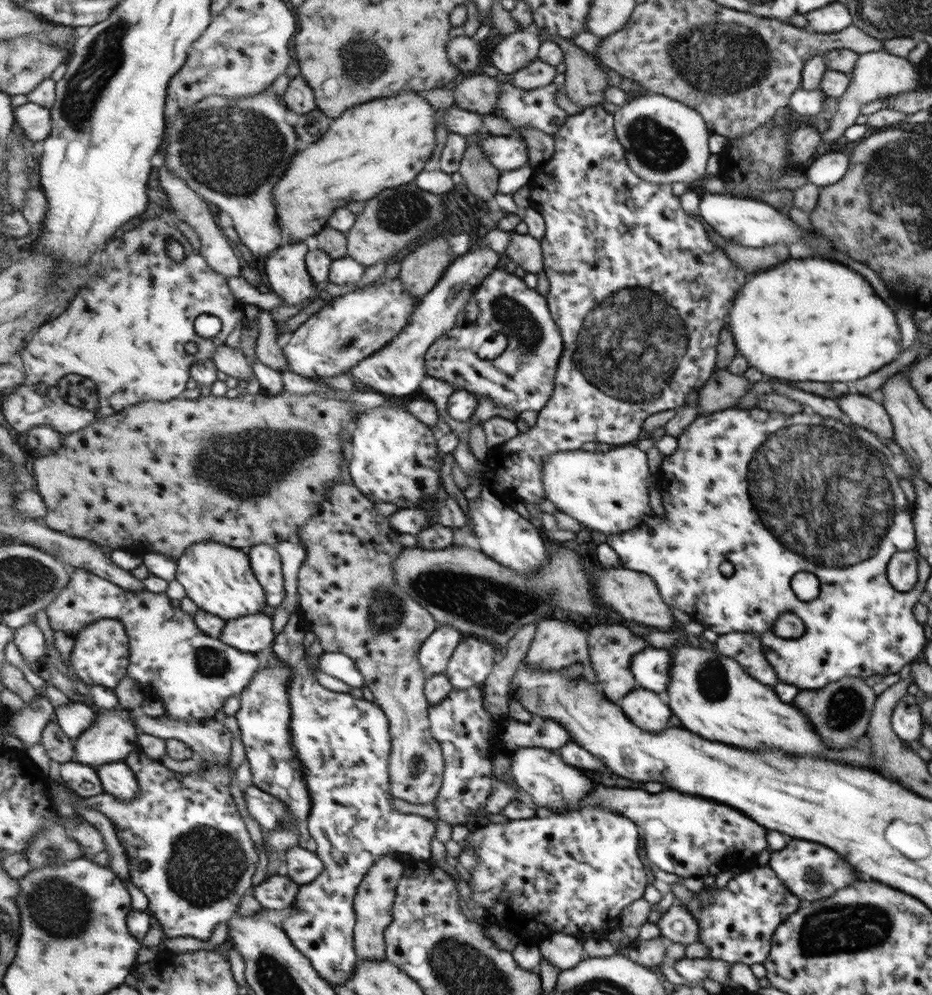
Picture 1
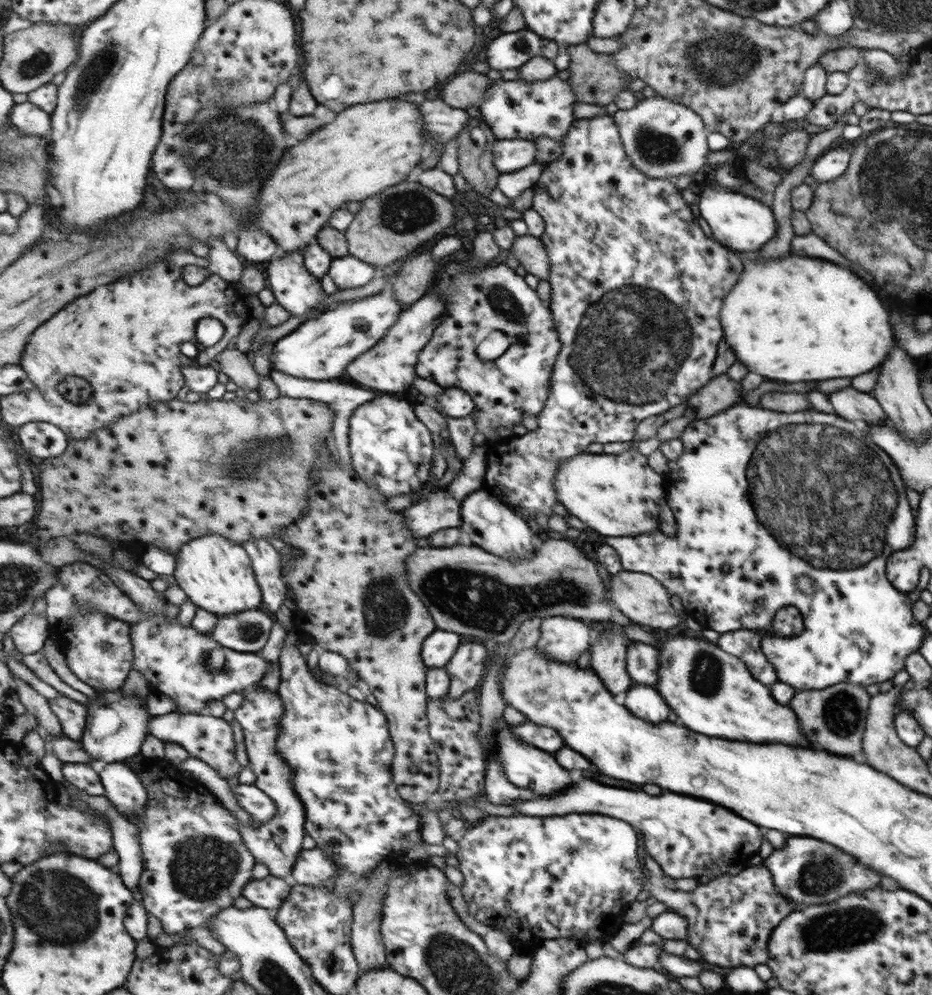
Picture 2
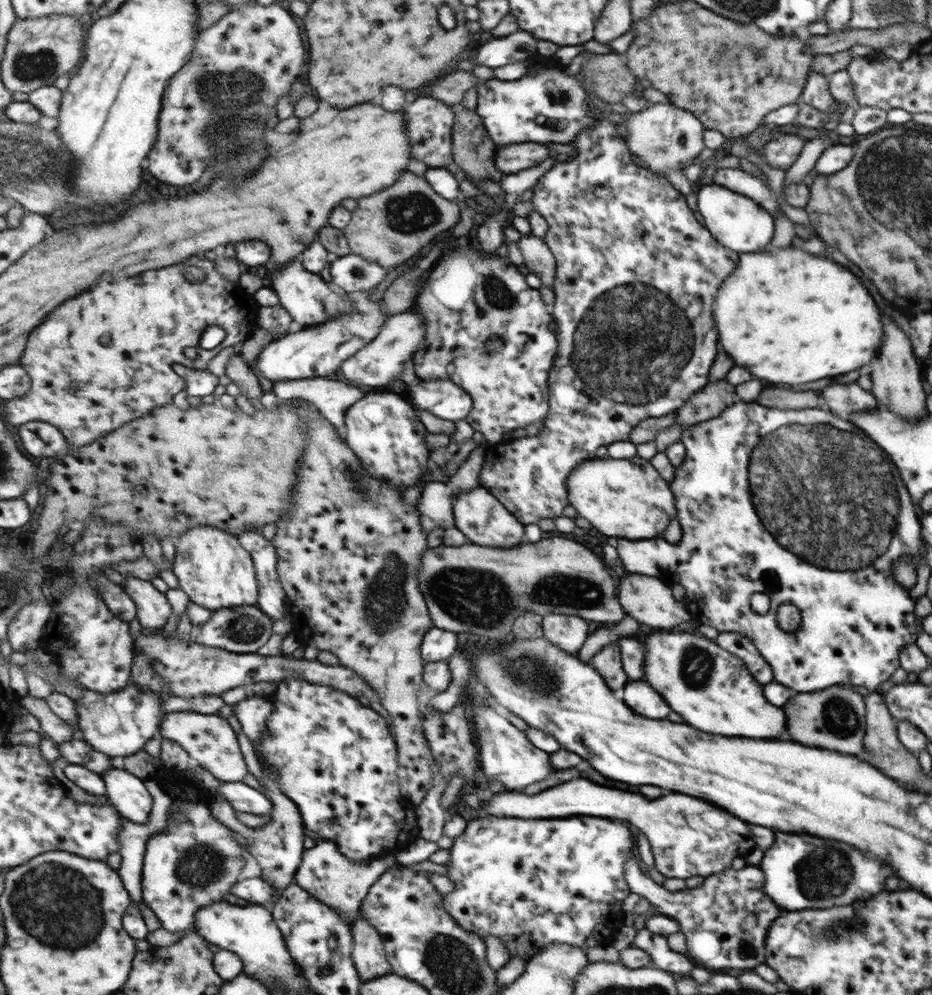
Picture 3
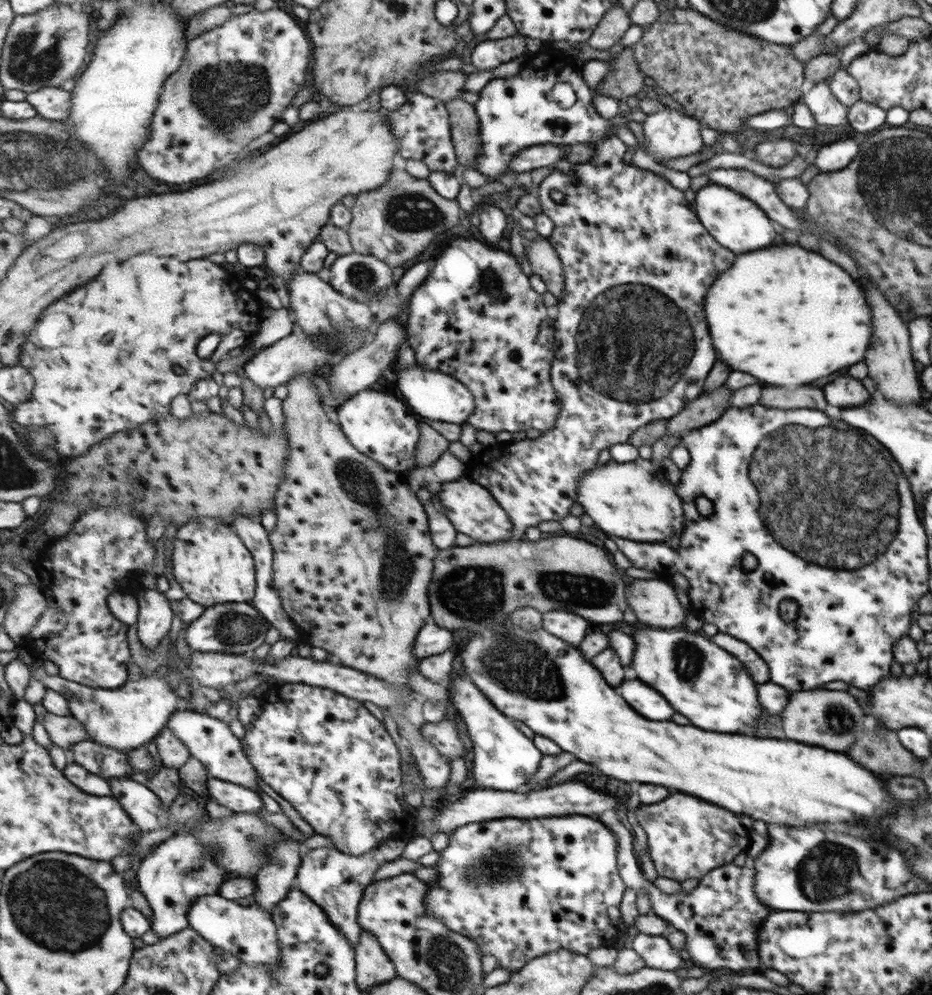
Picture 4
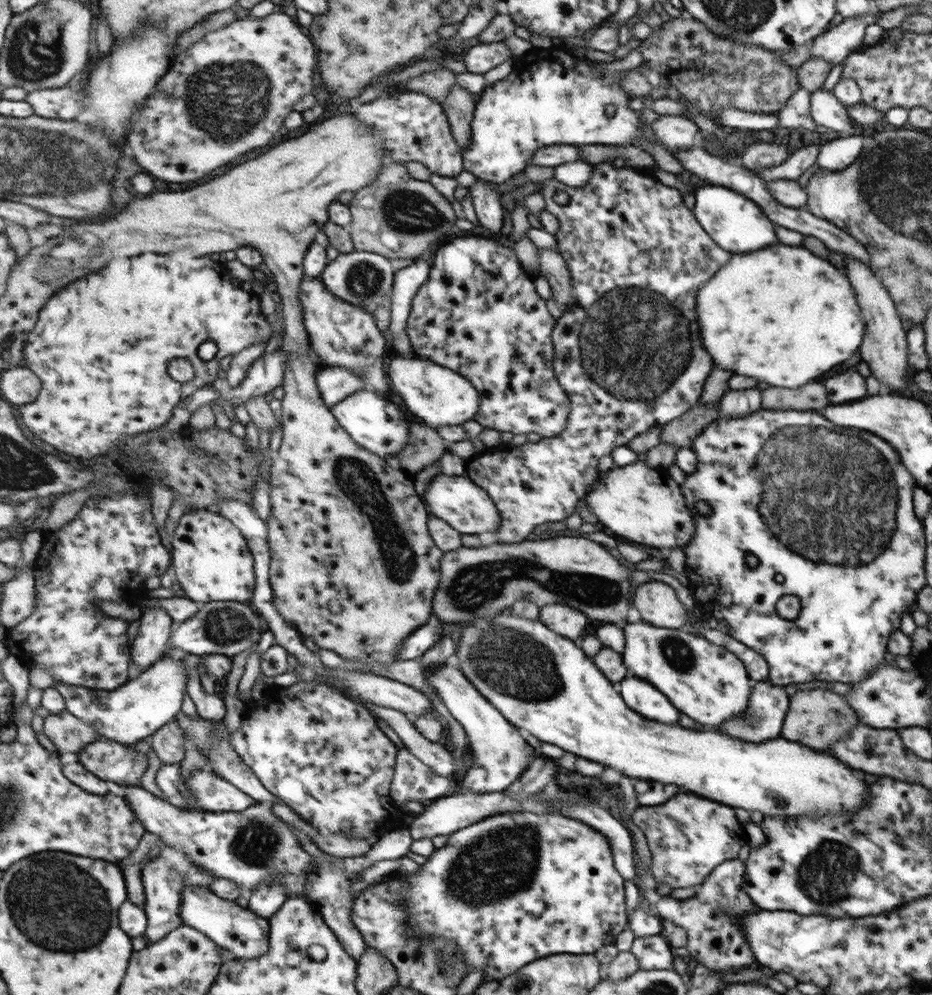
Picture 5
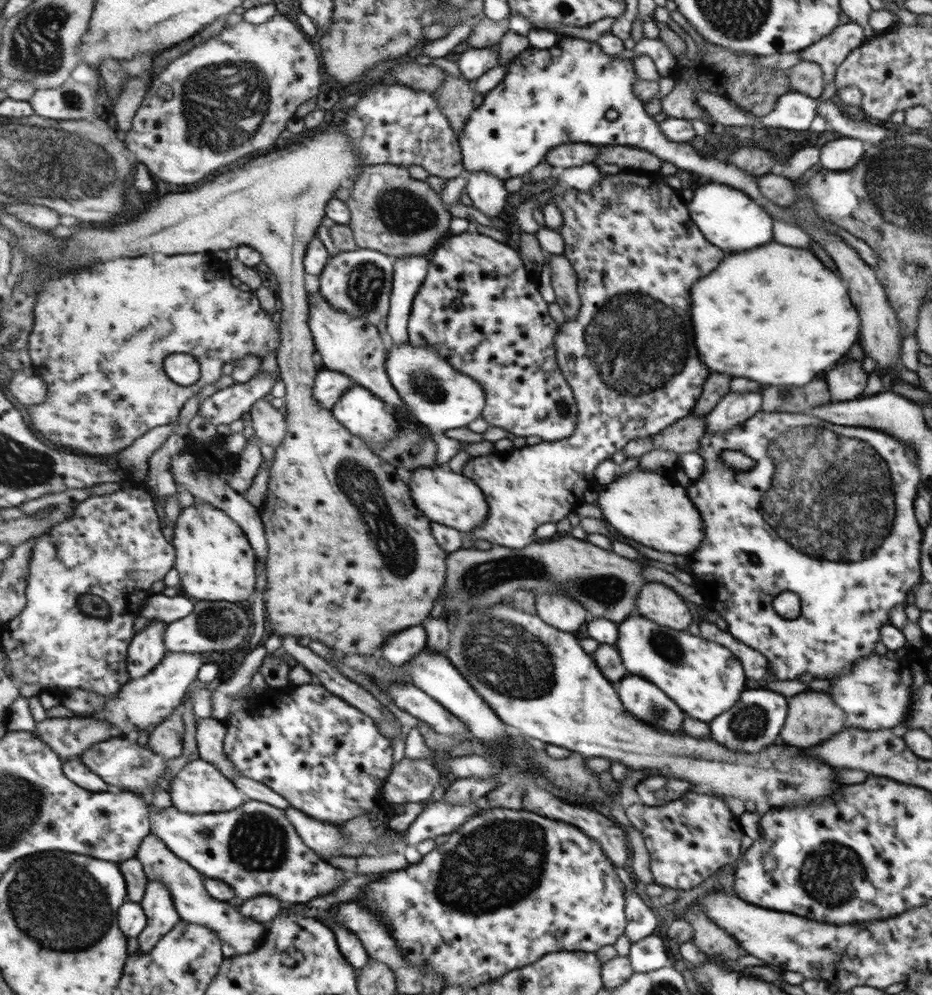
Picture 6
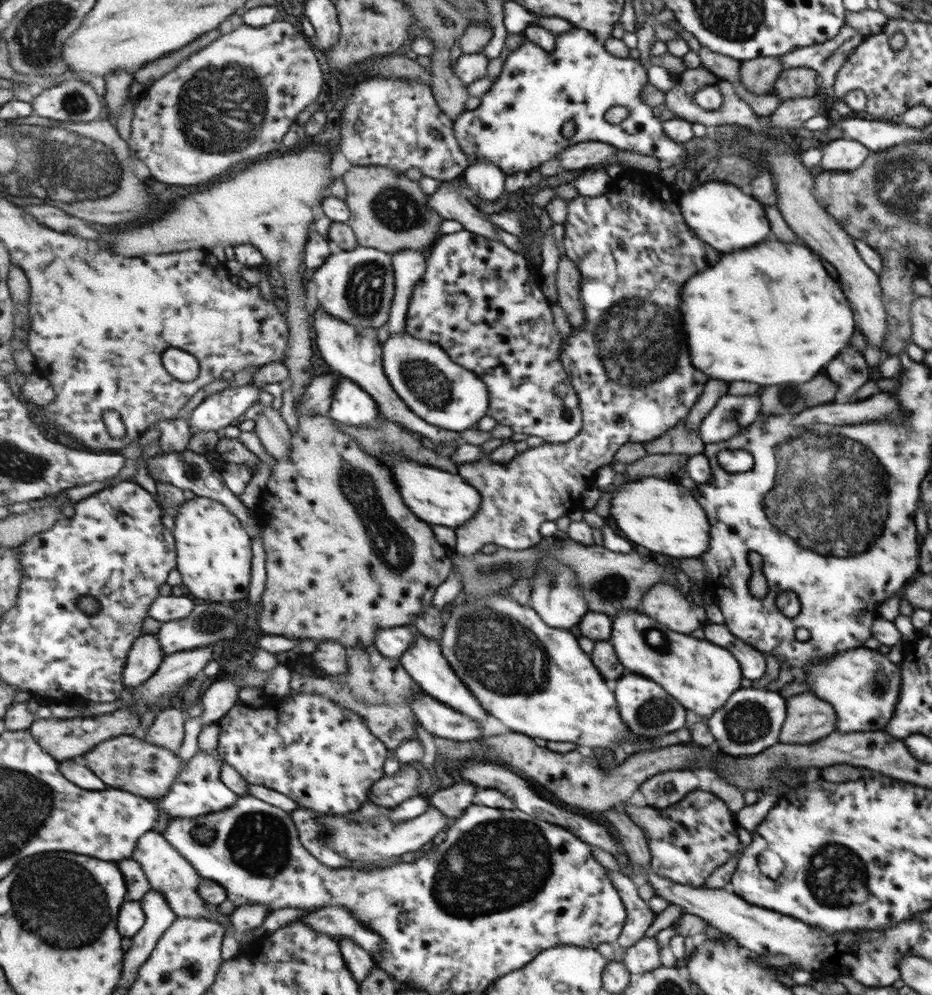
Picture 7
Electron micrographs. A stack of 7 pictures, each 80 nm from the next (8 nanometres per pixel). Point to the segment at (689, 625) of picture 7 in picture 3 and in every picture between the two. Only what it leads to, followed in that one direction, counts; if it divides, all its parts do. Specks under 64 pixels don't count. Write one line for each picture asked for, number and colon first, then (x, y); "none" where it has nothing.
3: (649, 601)
4: (653, 603)
5: (656, 603)
6: (658, 603)

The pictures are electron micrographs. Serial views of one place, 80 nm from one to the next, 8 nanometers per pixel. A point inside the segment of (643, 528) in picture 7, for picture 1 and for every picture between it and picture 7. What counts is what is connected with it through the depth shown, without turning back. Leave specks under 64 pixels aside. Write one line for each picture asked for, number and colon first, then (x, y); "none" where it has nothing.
1: (607, 491)
2: (616, 495)
3: (626, 498)
4: (631, 500)
5: (633, 501)
6: (655, 512)

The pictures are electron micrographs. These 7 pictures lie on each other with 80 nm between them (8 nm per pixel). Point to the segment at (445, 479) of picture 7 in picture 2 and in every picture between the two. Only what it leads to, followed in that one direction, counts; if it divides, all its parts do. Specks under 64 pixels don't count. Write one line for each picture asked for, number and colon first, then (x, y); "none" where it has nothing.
2: (492, 525)
3: (479, 514)
4: (472, 509)
5: (466, 506)
6: (447, 497)

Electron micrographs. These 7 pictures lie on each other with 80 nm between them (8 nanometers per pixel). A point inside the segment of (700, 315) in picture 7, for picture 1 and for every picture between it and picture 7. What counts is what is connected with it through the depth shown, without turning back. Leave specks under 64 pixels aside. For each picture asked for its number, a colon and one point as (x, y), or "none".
1: (816, 320)
2: (797, 319)
3: (788, 317)
4: (786, 315)
5: (794, 305)
6: (783, 330)

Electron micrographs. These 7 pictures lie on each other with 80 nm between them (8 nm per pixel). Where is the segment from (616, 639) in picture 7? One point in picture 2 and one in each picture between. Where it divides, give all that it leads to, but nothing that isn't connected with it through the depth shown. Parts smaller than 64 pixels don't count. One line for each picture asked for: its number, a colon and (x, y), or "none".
2: (712, 693)
3: (712, 690)
4: (710, 688)
5: (705, 682)
6: (704, 679)

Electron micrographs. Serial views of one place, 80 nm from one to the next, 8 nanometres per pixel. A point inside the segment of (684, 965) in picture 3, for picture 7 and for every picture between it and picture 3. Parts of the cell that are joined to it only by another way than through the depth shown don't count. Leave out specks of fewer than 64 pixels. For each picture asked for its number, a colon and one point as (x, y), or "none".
4: (656, 952)
5: (652, 952)
6: (649, 953)
7: (642, 956)

